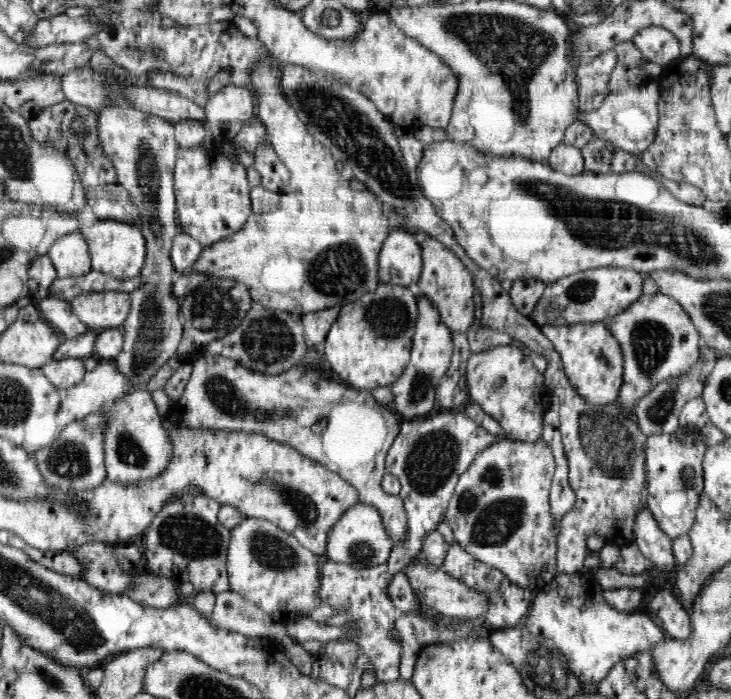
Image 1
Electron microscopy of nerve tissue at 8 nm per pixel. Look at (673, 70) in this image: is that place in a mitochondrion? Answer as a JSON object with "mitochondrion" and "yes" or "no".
{"mitochondrion":"no"}

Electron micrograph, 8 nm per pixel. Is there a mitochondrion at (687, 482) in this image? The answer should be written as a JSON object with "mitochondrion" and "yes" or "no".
{"mitochondrion":"no"}

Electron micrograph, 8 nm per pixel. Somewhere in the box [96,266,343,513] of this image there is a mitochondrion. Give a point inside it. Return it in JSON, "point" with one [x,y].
{"point":[269,340]}

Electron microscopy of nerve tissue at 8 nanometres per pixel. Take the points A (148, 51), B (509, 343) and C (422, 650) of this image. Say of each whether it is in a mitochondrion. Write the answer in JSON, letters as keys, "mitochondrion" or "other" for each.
{"A":"mitochondrion","B":"other","C":"other"}

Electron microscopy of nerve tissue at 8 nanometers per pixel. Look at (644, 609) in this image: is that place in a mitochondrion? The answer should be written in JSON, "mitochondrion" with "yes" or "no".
{"mitochondrion":"no"}

